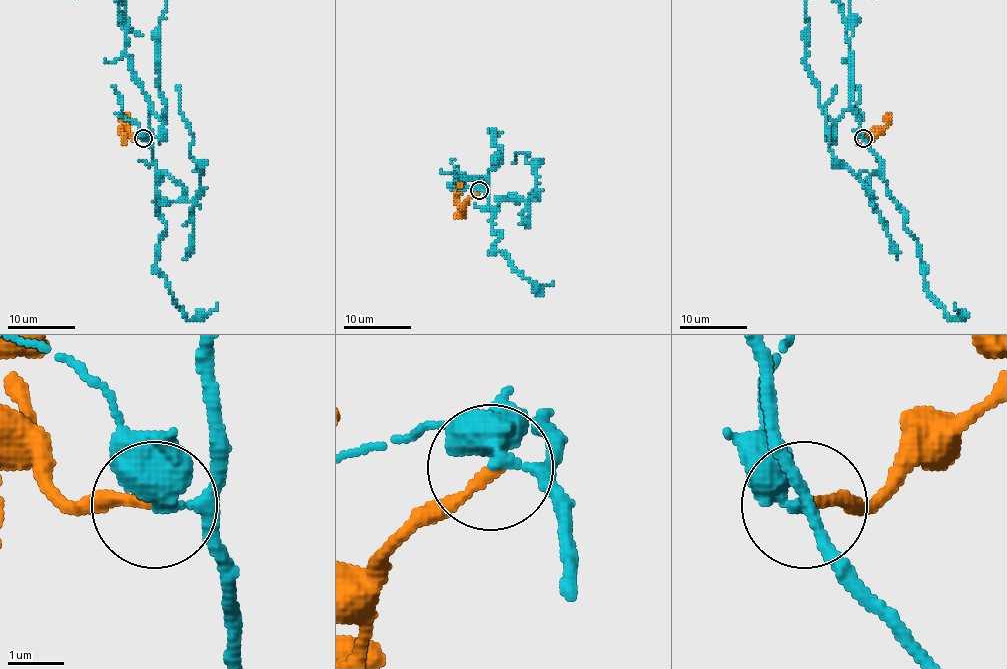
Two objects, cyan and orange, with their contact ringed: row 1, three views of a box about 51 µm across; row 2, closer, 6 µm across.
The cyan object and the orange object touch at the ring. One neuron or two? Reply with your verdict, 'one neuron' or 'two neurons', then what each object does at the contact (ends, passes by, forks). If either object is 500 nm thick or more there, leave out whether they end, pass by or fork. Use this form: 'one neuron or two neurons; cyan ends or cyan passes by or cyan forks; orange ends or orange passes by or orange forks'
one neuron; cyan forks; orange ends

